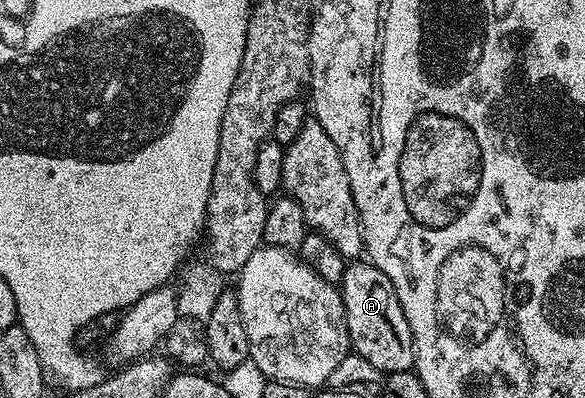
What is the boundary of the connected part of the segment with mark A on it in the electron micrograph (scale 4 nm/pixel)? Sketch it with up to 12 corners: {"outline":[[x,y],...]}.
{"outline":[[352,260],[338,289],[351,349],[385,375],[413,369],[391,280]]}

